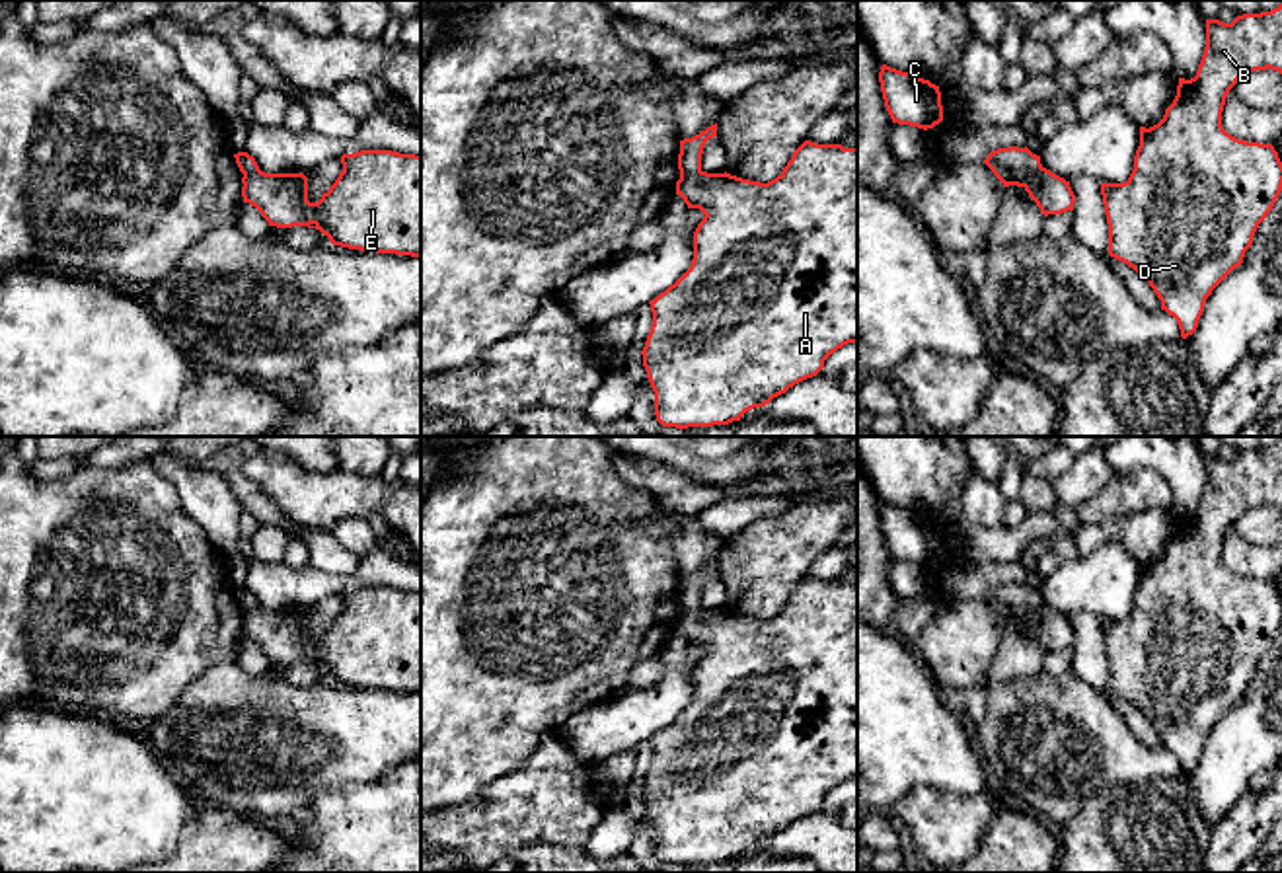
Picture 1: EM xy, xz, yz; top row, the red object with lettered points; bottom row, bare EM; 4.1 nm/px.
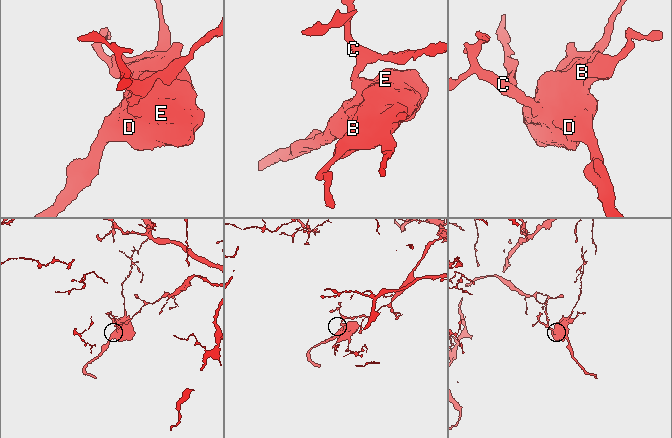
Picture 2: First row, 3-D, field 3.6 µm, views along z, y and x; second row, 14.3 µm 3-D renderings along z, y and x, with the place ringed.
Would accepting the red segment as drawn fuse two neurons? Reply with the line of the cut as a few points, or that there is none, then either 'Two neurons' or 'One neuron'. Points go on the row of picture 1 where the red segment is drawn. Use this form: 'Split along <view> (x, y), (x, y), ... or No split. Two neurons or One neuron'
Split along xz (700, 170), (680, 176). Two neurons

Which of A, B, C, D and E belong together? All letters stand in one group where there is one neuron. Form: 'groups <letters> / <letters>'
groups A B D E / C

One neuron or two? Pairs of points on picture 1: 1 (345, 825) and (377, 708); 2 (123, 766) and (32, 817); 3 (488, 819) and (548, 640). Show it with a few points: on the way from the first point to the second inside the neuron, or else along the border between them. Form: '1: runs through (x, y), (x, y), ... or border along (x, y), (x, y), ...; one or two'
1: border along (400, 766), (369, 782), (328, 786), (314, 799); two
2: runs through (100, 790), (55, 794); one
3: border along (536, 747), (517, 768), (484, 784), (462, 801); two

